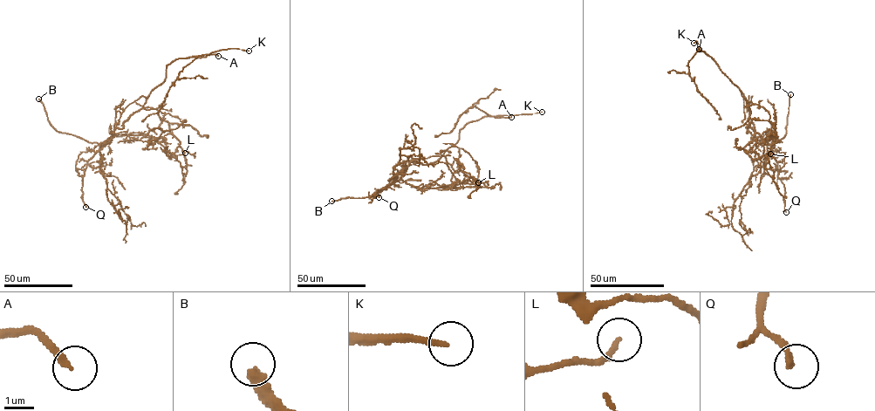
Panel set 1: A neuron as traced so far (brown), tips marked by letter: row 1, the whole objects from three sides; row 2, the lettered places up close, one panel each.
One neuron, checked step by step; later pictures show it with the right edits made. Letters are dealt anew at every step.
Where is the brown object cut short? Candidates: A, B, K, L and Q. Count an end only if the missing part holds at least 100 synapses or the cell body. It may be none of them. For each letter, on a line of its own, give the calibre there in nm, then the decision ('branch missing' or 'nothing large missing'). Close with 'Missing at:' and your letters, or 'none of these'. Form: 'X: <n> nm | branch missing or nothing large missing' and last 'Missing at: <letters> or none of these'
A: 200 nm | branch missing
B: 400 nm | branch missing
K: 190 nm | nothing large missing
L: 190 nm | nothing large missing
Q: 200 nm | nothing large missing
Missing at: A, B

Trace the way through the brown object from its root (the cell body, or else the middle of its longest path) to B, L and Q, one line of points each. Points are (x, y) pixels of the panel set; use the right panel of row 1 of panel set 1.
B: (749, 109), (746, 127), (750, 126), (771, 145), (786, 133), (790, 94)
L: (749, 109), (746, 127), (750, 126), (763, 140), (775, 133), (777, 136), (766, 157), (770, 154)
Q: (749, 109), (746, 127), (757, 133), (771, 147), (777, 162), (777, 177), (784, 188), (783, 200), (786, 212)

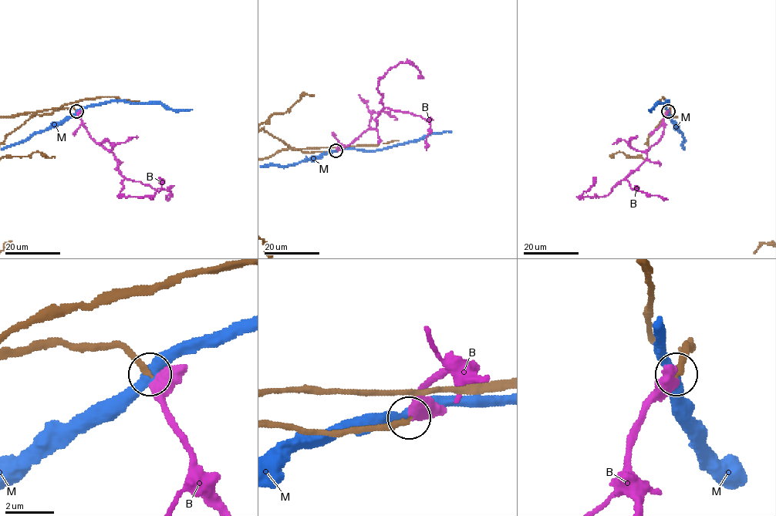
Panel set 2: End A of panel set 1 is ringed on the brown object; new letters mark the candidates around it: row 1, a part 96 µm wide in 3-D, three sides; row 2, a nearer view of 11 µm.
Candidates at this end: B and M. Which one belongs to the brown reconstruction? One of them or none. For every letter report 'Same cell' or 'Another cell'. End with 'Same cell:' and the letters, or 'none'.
B: Same cell
M: Another cell
Same cell: B

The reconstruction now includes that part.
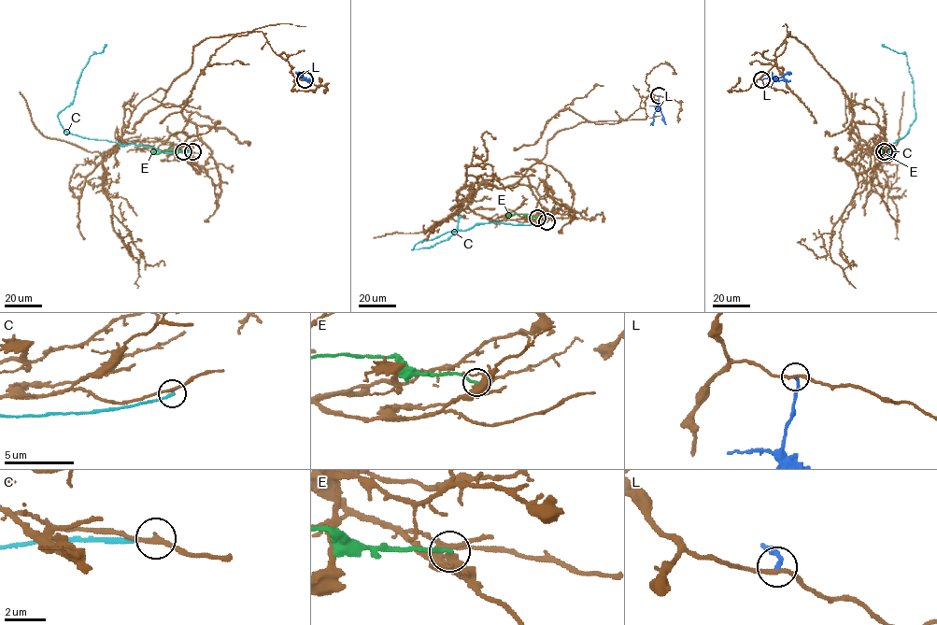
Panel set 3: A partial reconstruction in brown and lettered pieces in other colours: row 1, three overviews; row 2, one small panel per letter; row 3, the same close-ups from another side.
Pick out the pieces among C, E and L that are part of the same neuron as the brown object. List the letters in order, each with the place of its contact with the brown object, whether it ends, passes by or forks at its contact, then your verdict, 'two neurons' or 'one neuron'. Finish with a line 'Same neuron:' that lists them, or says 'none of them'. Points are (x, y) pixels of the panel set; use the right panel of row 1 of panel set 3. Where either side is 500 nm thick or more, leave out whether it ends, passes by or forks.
C: meets brown at (887, 151); it ends there; two neurons
E: meets brown at (884, 151); it ends there; two neurons
L: meets brown at (761, 79); it ends there; two neurons
Same neuron: none of them

